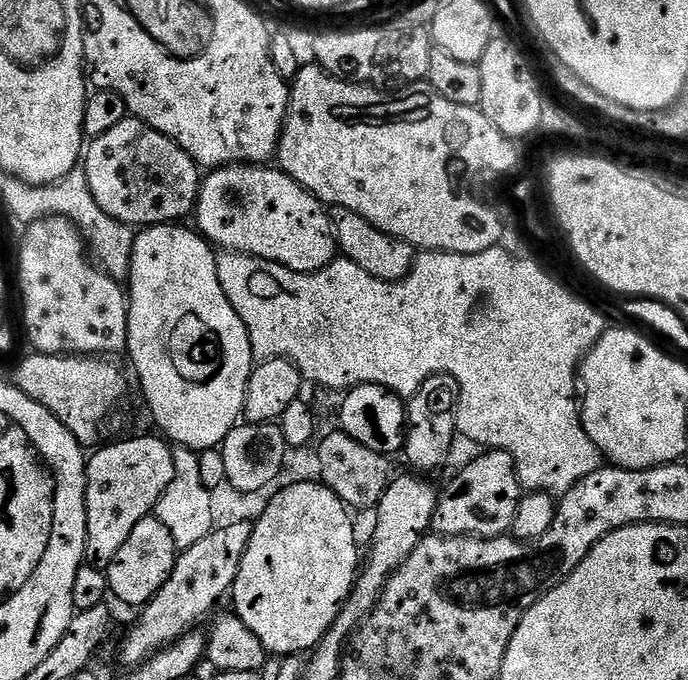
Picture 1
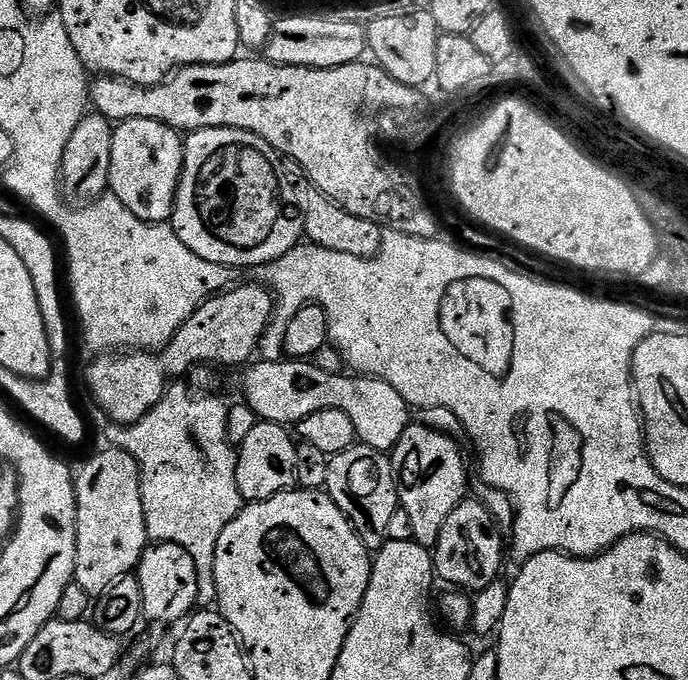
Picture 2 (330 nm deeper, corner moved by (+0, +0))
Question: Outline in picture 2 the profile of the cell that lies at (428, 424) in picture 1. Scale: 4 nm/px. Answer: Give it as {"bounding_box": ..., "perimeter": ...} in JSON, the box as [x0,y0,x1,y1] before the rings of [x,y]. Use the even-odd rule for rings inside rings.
{"bounding_box":[390,423,469,549],"perimeter":[[[411,423],[390,453],[396,473],[396,494],[402,516],[408,519],[411,539],[423,548],[435,549],[446,518],[469,495],[468,468],[464,465],[461,445],[433,428]]]}

